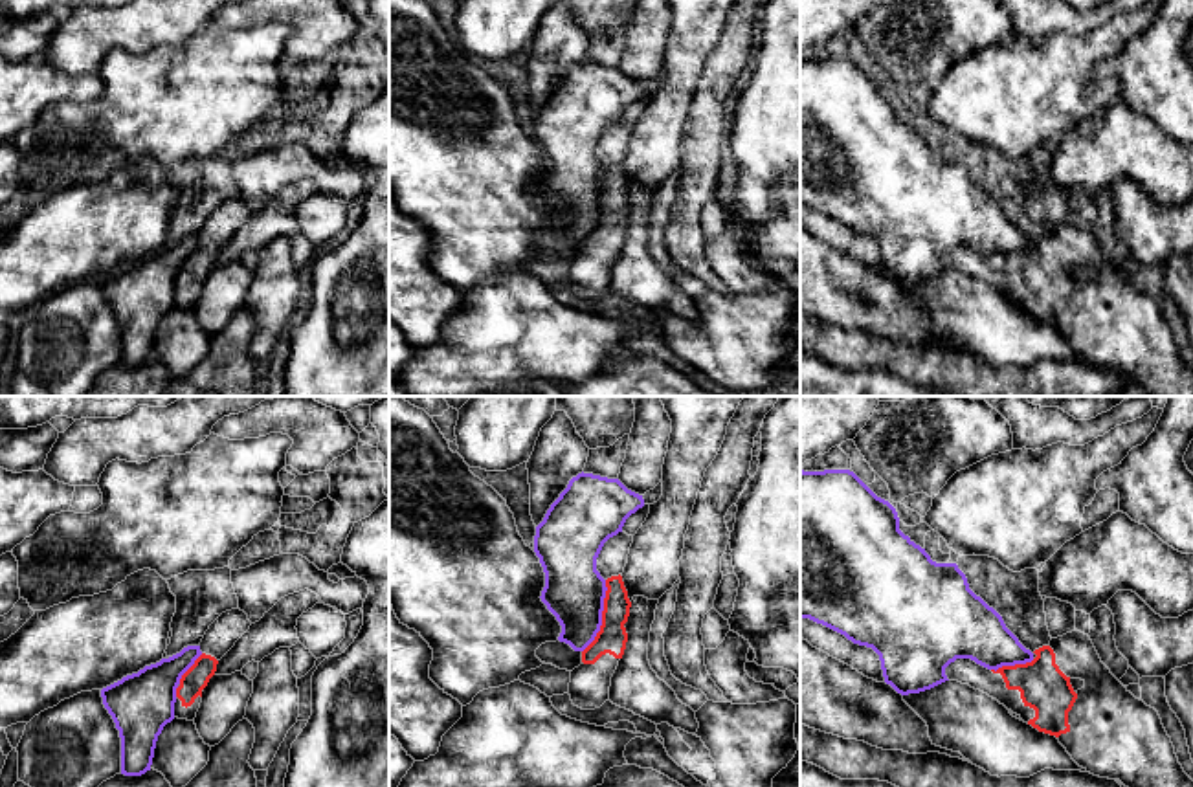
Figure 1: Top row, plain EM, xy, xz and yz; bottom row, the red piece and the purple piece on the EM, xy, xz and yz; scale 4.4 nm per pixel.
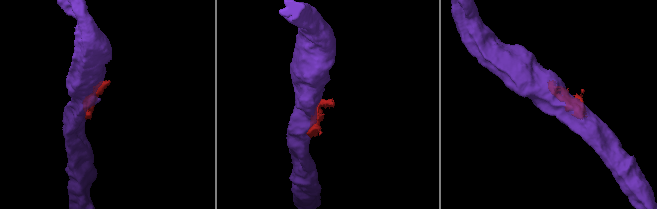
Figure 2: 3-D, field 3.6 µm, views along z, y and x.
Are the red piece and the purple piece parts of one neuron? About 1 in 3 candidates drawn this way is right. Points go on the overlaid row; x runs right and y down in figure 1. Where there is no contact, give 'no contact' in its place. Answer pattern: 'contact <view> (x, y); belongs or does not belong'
contact xz (602, 617); does not belong

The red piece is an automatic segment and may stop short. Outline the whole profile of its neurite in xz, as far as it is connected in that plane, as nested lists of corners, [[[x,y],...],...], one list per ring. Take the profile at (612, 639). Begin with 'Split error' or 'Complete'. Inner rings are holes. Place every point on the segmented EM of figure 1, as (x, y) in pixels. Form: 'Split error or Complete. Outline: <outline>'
Split error. Outline: [[[622,576],[606,580],[602,626],[595,640],[582,651],[582,664],[571,671],[569,695],[582,710],[600,708],[609,699],[611,677],[624,655],[628,633],[624,624],[631,602]]]

